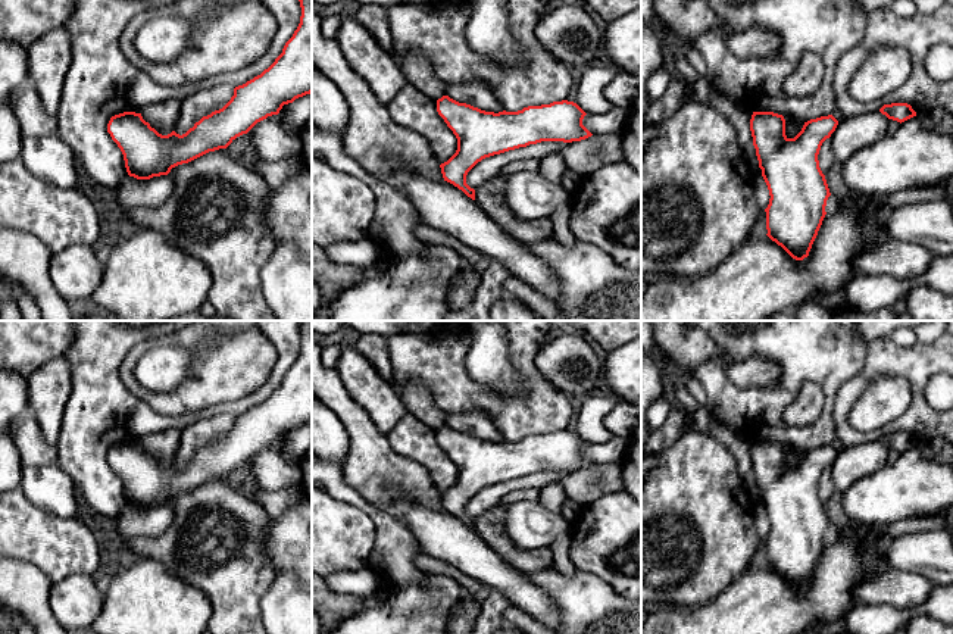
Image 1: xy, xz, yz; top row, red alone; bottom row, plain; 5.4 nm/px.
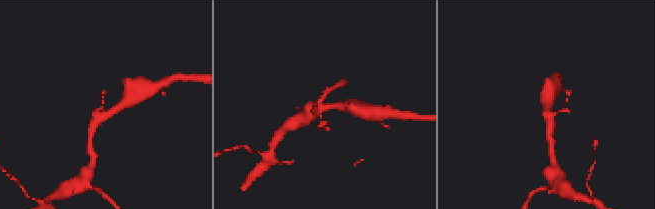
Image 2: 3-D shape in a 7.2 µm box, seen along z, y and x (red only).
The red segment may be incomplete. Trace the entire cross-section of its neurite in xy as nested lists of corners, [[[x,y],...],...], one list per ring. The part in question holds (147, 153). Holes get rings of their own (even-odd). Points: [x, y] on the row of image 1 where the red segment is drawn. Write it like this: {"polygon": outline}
{"polygon": [[[299,0],[300,24],[285,43],[282,53],[260,75],[234,88],[231,100],[219,110],[203,116],[185,134],[172,131],[159,134],[135,112],[124,112],[110,118],[107,132],[124,154],[129,177],[150,179],[168,175],[172,168],[188,163],[209,152],[226,149],[237,137],[247,134],[257,122],[278,115],[284,104],[312,93],[312,0]]]}

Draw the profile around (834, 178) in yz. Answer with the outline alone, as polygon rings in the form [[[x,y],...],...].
[[[835,162],[825,175],[831,196],[838,202],[838,207],[844,204],[856,204],[859,207],[868,207],[874,200],[881,204],[887,212],[904,206],[922,202],[944,200],[946,187],[949,182],[937,184],[932,187],[918,187],[909,190],[900,190],[888,196],[871,197],[866,194],[850,190],[844,182],[843,165]]]

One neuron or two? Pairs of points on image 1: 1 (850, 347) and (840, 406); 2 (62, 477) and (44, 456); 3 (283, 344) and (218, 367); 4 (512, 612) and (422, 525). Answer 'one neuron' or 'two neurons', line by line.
1: two neurons
2: two neurons
3: two neurons
4: two neurons

